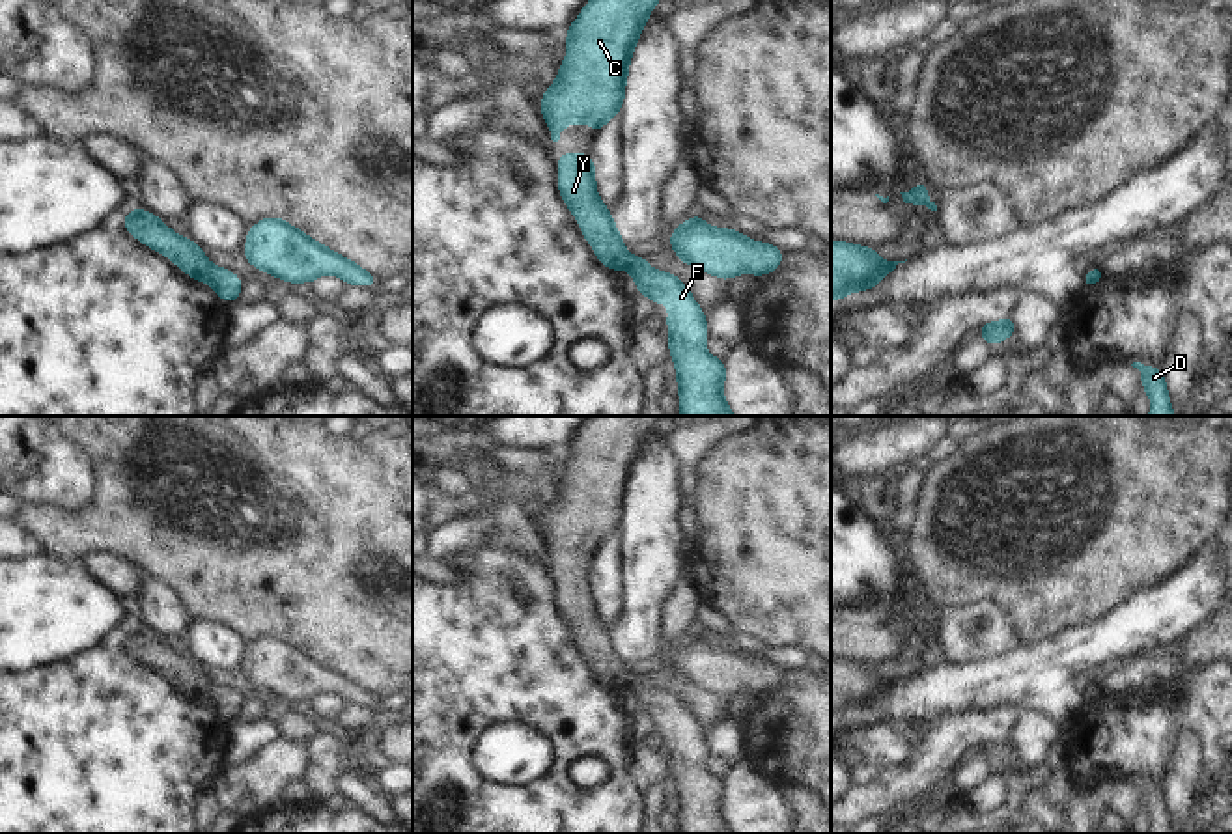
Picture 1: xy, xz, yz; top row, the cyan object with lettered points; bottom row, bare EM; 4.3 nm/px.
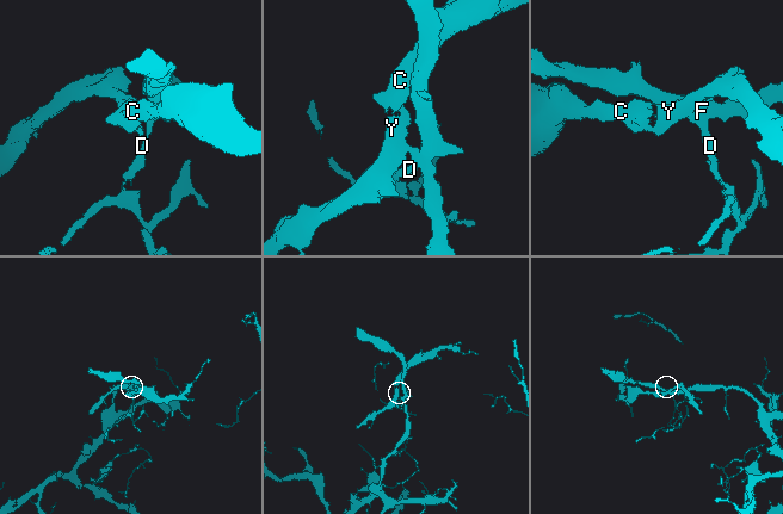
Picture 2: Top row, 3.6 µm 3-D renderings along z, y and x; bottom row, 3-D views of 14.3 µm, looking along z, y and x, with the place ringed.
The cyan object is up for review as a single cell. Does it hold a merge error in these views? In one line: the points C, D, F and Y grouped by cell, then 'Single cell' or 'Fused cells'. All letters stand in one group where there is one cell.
Groups: C Y / D F. Fused cells

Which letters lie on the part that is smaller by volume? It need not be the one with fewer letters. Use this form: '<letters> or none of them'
C, Y

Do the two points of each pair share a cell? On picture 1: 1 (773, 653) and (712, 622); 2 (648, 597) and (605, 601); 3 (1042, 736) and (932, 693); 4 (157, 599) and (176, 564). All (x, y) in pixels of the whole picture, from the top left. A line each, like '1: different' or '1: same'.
1: same
2: different
3: different
4: different

